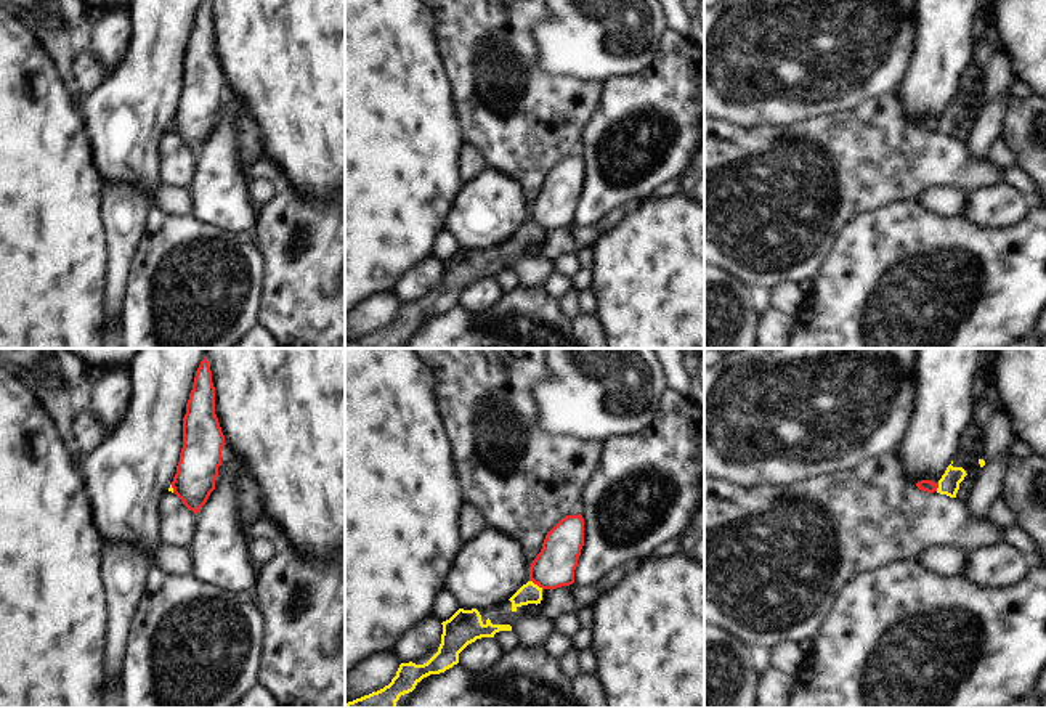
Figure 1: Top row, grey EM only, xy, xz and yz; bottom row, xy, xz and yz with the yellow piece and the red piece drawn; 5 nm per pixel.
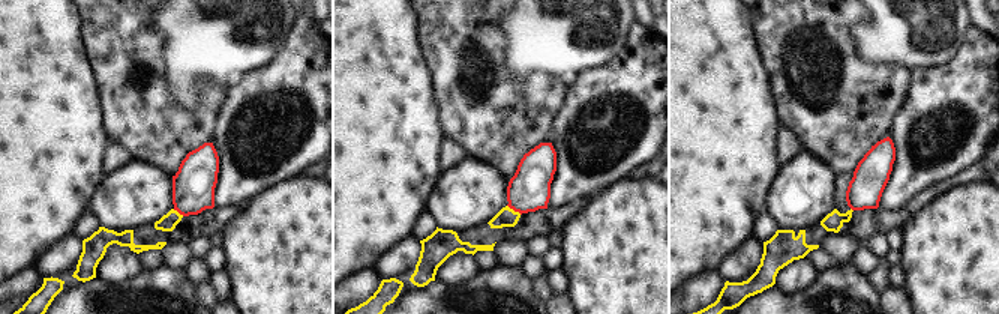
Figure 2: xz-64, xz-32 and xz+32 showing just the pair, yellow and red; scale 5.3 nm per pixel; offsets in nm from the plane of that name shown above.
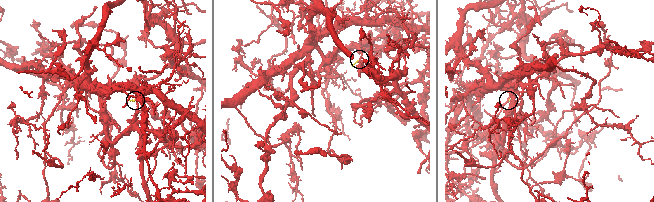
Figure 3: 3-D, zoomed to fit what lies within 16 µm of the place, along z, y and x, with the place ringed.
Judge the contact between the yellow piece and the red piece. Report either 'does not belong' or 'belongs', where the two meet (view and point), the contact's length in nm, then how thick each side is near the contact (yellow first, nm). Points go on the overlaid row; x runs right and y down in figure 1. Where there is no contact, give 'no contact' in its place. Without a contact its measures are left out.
does not belong; contact xz (536, 585); length 90 nm; calibres 110 and 200 nm

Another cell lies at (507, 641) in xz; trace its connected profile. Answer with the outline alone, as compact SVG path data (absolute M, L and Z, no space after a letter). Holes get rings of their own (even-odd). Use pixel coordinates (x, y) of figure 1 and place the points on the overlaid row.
M513 631L496 633L494 641L501 647L502 652L509 652L509 650L515 650L515 649L521 647L521 644Z

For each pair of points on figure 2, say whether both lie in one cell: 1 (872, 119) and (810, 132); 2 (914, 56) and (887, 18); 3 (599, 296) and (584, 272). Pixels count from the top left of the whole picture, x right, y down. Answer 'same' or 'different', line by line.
1: same
2: same
3: same

